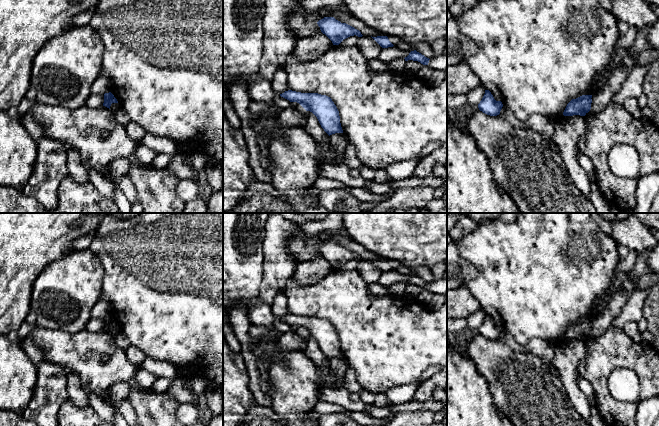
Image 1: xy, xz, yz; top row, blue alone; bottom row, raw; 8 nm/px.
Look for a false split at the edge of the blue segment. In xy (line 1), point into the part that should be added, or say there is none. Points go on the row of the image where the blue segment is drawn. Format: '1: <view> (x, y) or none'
1: none

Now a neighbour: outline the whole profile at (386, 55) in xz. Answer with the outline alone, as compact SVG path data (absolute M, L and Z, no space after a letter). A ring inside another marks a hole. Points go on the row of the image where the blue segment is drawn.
M396 46L382 48L379 53L378 59L384 63L389 63L393 60L405 58L410 52L398 49Z

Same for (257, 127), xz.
M266 110L259 114L253 115L252 120L254 121L254 125L252 129L258 134L262 130L262 125L258 122L258 118L259 117L276 117L277 115L278 113L272 110Z

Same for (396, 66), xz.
M404 58L393 60L388 63L388 65L389 65L388 70L393 73L404 73L405 63L406 63L406 61Z

